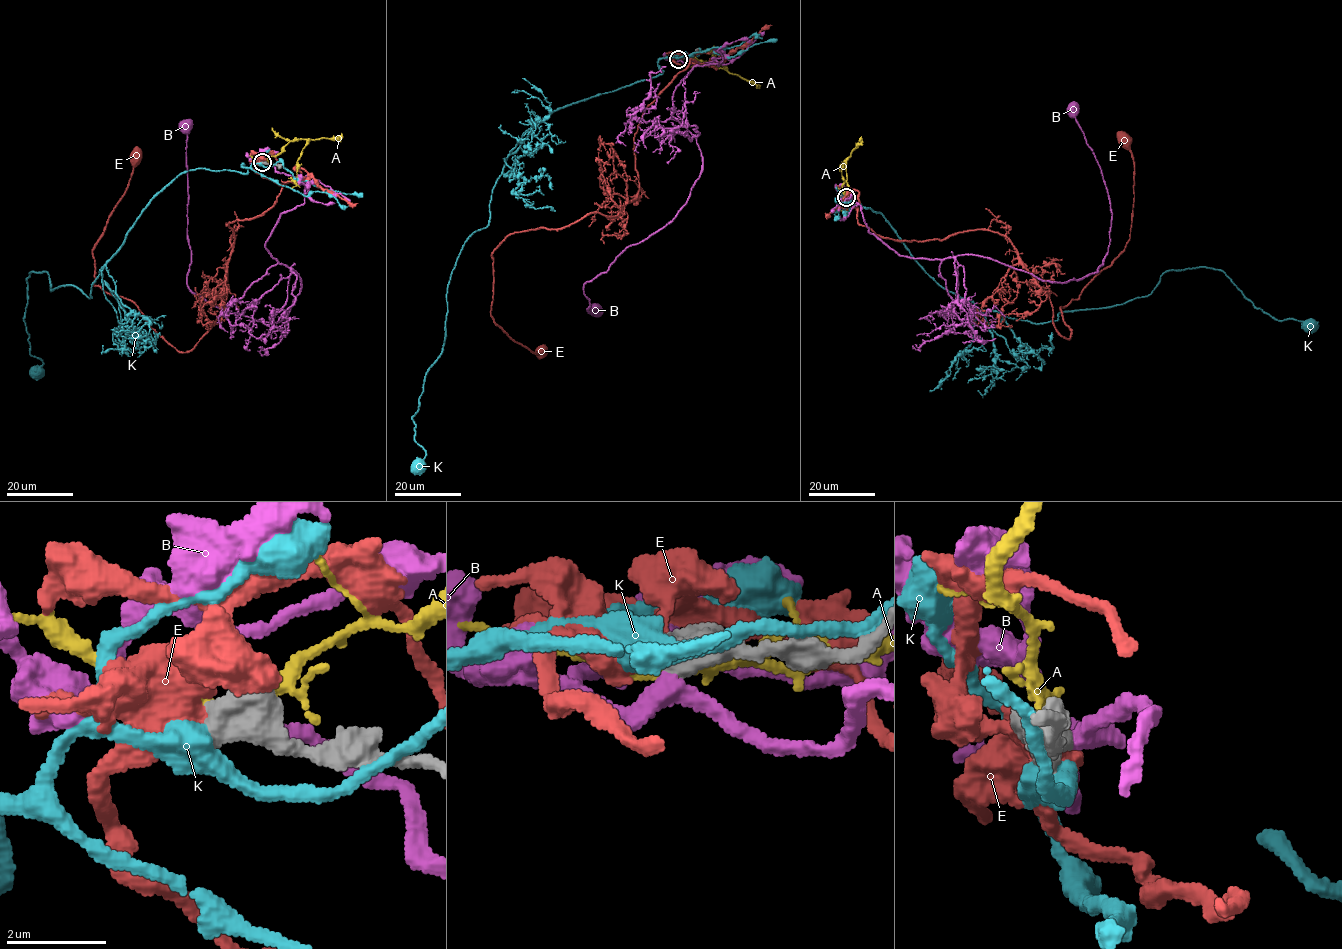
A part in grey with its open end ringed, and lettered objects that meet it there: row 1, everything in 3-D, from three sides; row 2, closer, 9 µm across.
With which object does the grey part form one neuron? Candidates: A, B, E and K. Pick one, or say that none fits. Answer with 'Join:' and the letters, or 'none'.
Join: B

